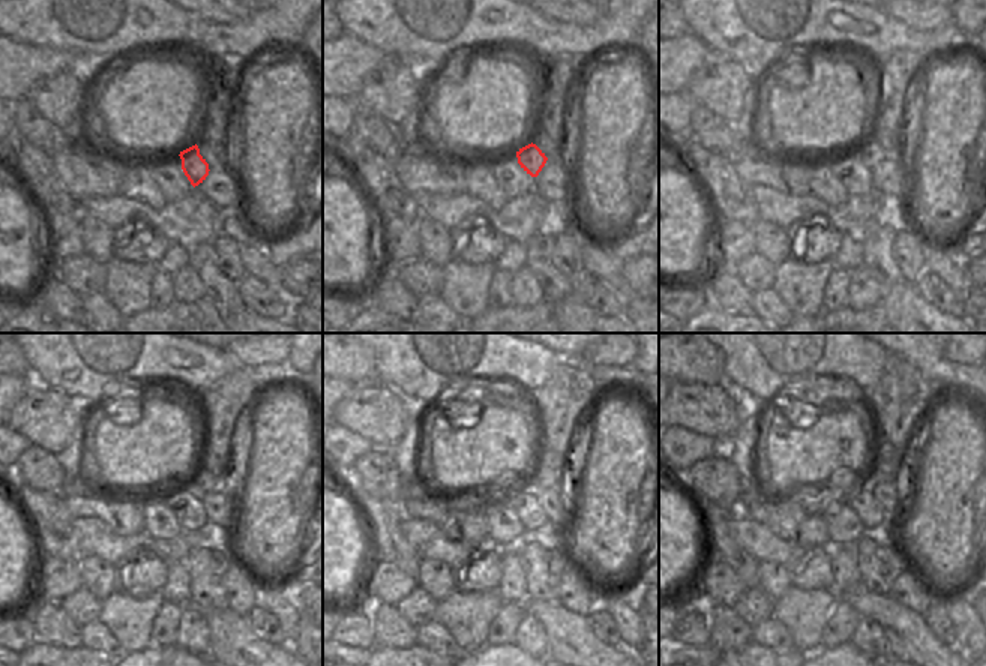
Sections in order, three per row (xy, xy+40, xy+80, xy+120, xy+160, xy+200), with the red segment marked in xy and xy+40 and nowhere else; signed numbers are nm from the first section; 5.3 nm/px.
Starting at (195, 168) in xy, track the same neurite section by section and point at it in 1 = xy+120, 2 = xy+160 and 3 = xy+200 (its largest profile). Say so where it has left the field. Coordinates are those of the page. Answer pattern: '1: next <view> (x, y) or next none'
1: next xy+120 (198, 488)
2: next xy+160 (542, 476)
3: next xy+200 (881, 471)

